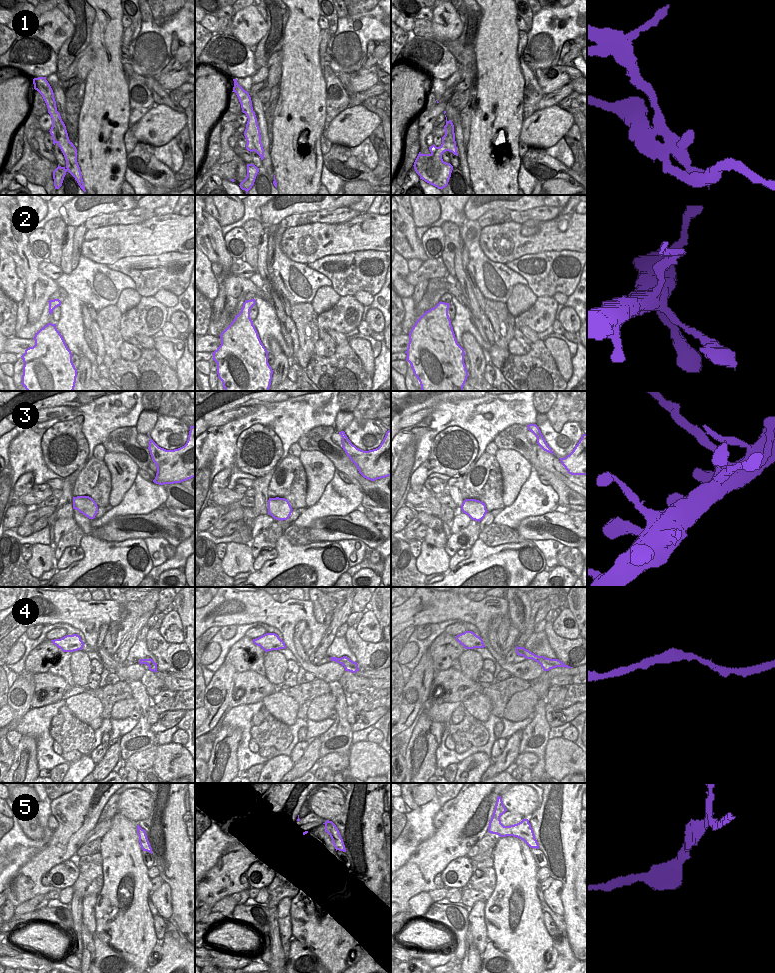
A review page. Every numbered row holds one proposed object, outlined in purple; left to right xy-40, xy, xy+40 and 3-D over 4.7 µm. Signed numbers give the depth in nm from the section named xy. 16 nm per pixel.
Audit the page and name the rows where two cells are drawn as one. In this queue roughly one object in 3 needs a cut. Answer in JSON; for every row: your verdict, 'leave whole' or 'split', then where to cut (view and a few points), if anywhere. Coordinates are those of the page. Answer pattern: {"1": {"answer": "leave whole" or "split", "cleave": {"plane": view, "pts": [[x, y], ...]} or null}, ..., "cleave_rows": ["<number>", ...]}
{"1": {"answer": "split", "cleave": {"plane": "xy+40", "pts": [[441, 144], [447, 150]]}}, "2": {"answer": "split", "cleave": {"plane": "xy+40", "pts": [[438, 303], [447, 310]]}}, "3": {"answer": "split", "cleave": {"plane": "xy", "pts": [[348, 439], [342, 445]]}}, "4": {"answer": "leave whole", "cleave": null}, "5": {"answer": "leave whole", "cleave": null}, "cleave_rows": ["1", "2", "3"]}

